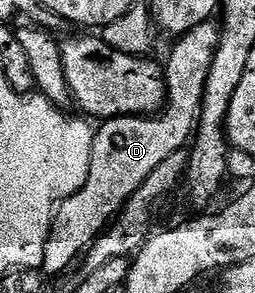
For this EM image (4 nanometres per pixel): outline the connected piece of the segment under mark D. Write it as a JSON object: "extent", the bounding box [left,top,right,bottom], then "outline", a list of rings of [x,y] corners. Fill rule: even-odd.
{"extent":[41,18,222,276],"outline":[[[211,18],[200,22],[192,30],[188,30],[183,36],[173,41],[174,49],[170,57],[164,60],[166,74],[166,92],[168,103],[161,114],[149,116],[113,116],[105,121],[94,133],[94,145],[92,146],[92,158],[88,178],[76,194],[69,196],[64,203],[58,205],[54,213],[54,224],[50,227],[50,241],[46,243],[44,250],[44,262],[41,271],[50,276],[58,276],[70,263],[77,261],[85,253],[86,249],[106,231],[111,221],[122,211],[126,202],[136,194],[141,184],[152,170],[168,158],[170,154],[187,147],[191,143],[198,127],[198,115],[202,109],[204,98],[204,86],[208,82],[208,74],[212,70],[212,58],[216,58],[216,50],[222,41],[222,30],[217,19]]]}

